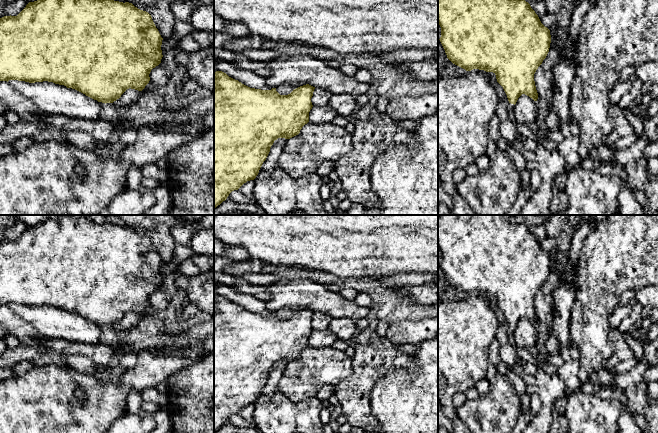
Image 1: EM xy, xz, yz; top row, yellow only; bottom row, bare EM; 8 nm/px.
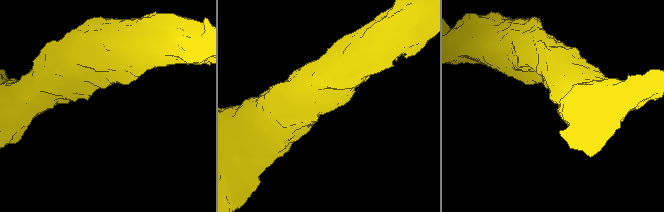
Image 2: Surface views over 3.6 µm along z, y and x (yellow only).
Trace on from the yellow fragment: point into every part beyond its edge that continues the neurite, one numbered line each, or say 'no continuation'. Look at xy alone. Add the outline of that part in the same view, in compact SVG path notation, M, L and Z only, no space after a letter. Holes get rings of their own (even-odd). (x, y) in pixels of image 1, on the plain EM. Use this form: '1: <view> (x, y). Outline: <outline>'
1: xy (108, 336). Outline: M102 326L99 327L101 330L101 334L100 334L101 343L113 348L116 347L119 343L118 342L119 337L114 331L114 329L112 327L106 327L106 328Z

